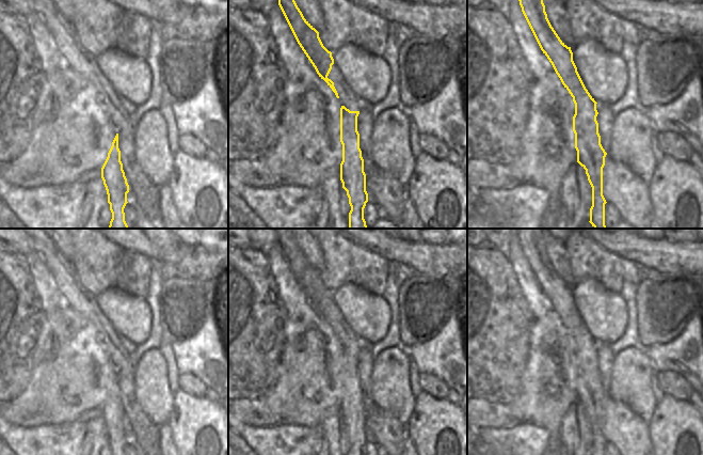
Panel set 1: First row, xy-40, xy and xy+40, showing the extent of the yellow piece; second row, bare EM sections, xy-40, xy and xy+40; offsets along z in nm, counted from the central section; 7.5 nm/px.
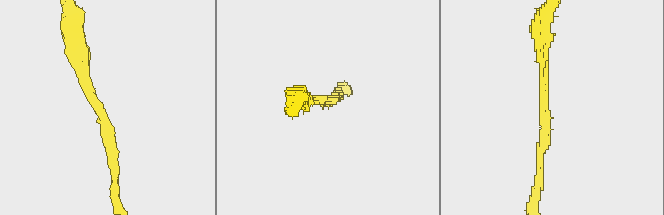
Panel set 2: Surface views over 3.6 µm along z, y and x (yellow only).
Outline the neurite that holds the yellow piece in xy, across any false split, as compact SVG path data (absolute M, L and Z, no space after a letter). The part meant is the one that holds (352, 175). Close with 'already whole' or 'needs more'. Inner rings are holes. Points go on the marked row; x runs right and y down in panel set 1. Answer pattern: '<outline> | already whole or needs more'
M345 106L340 108L340 142L342 144L340 181L342 188L347 191L351 206L348 229L368 229L364 219L368 193L357 131L358 114L360 111L350 111Z | already whole

